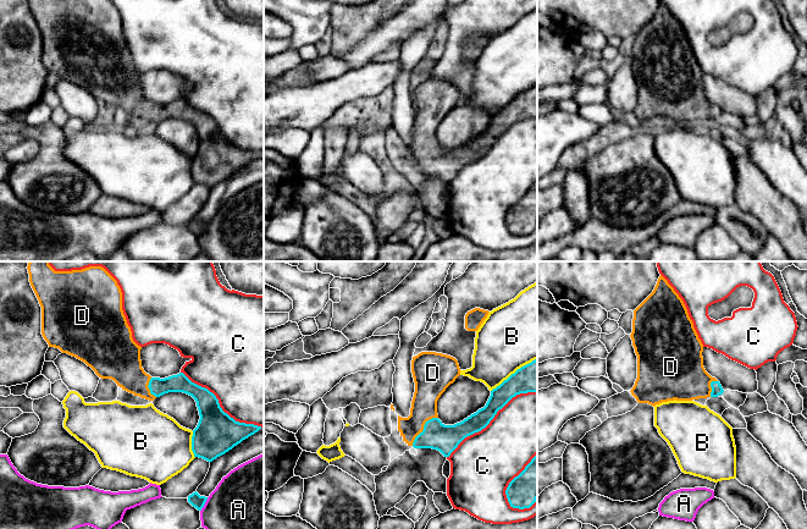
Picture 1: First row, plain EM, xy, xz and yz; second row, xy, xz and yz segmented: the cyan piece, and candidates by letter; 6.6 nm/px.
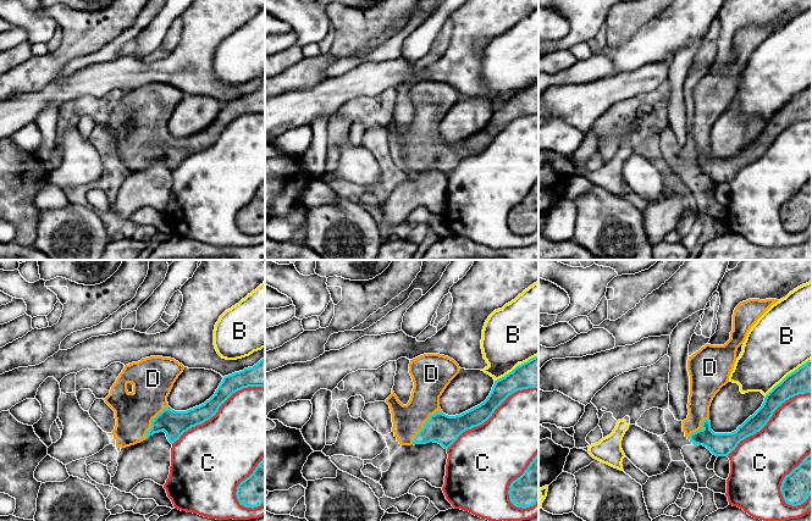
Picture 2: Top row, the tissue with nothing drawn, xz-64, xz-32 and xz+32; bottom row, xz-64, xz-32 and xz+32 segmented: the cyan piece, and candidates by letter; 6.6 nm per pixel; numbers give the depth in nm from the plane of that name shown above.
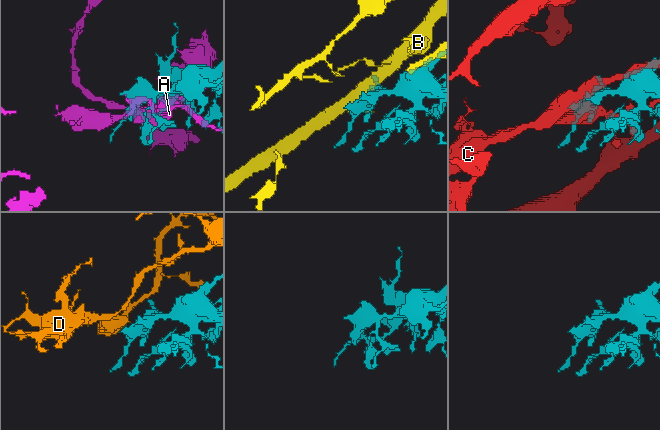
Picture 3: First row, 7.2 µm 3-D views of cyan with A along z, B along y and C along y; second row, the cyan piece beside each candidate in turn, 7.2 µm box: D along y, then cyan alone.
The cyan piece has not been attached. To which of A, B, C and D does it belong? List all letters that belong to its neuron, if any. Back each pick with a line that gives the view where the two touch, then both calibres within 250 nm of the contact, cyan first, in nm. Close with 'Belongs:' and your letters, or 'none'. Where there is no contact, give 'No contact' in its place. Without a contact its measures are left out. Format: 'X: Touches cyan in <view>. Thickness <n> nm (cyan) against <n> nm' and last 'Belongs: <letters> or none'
D: Touches cyan in xz. Thickness 180 nm (cyan) against 180 nm
Belongs: D

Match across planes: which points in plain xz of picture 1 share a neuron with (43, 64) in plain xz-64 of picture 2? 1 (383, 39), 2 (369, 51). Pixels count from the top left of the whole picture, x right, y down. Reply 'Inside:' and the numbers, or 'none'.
Inside: none

